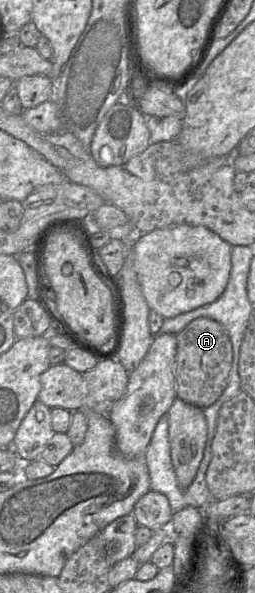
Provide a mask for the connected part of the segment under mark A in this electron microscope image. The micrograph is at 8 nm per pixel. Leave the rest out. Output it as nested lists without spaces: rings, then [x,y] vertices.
[[[202,317],[176,334],[175,379],[177,398],[205,409],[214,404],[228,385],[233,360],[229,335],[219,322]]]

